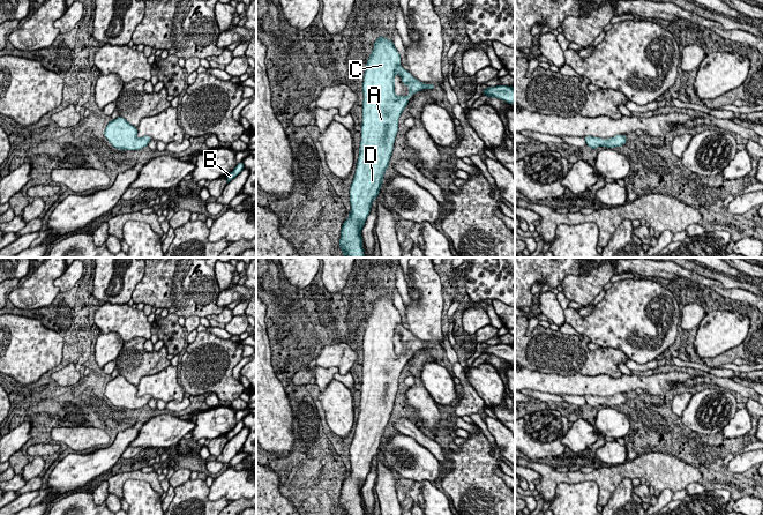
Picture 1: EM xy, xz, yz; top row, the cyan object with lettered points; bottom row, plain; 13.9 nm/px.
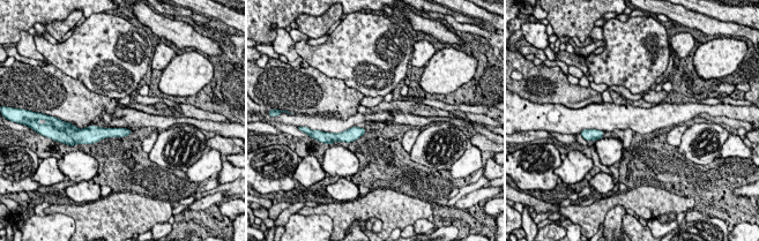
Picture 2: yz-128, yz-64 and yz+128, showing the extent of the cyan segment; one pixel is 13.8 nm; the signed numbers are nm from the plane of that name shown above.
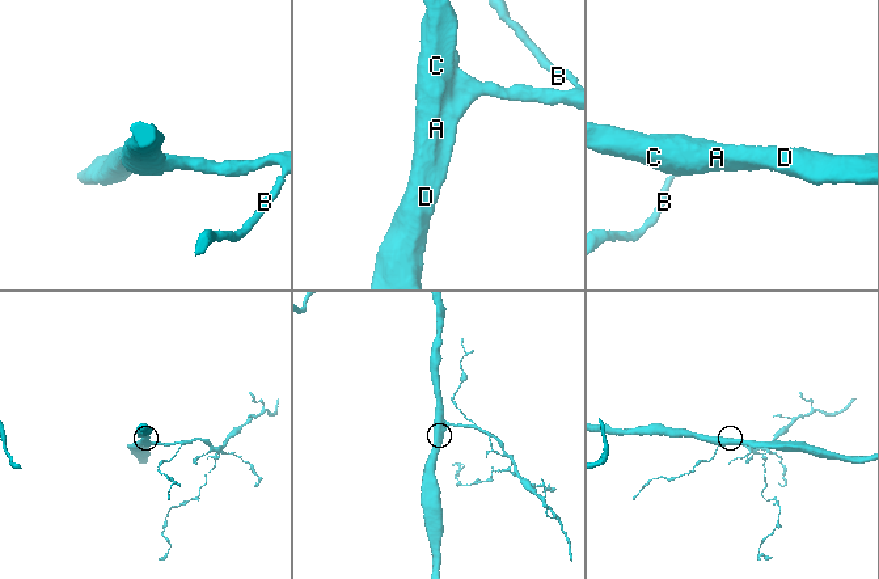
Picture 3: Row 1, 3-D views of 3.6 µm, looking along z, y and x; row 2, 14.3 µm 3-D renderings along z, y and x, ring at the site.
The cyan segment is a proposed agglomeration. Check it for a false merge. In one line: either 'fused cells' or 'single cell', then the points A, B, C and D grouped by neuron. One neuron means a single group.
single cell; groups A B C D

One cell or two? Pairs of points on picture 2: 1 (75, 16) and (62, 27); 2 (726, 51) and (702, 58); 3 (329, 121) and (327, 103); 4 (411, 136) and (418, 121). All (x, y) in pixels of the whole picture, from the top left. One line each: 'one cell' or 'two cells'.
1: one cell
2: one cell
3: two cells
4: two cells

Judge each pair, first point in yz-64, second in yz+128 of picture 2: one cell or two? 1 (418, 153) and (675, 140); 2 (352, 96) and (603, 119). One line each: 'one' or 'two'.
1: two
2: two

